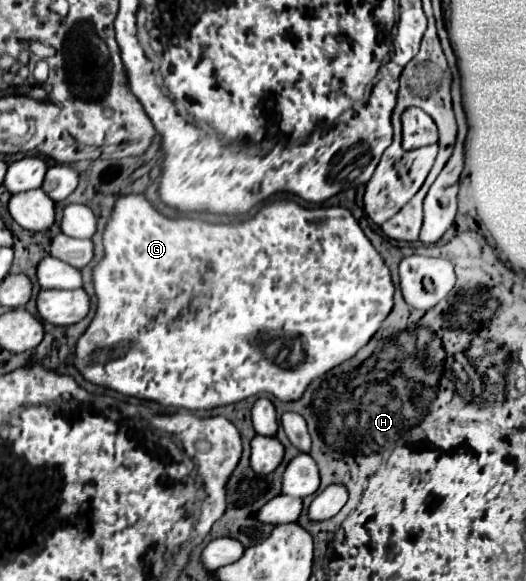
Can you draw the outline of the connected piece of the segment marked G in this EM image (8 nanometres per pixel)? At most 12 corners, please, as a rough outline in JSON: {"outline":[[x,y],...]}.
{"outline":[[116,200],[82,378],[302,398],[394,308],[342,206]]}

